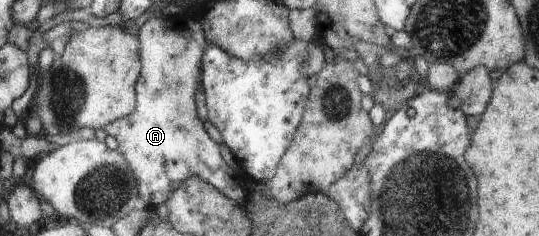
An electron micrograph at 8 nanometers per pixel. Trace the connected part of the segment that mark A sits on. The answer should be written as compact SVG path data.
M154 17L148 19L135 33L140 40L140 63L142 64L141 78L137 83L137 108L131 115L102 129L117 141L118 150L122 152L130 170L136 176L138 194L149 207L155 209L170 198L175 191L172 186L179 187L192 179L199 178L226 198L242 205L243 188L231 186L233 170L225 164L219 146L209 138L209 134L203 128L203 122L195 112L197 82L202 78L202 56L208 46L199 20L185 18L185 22L179 22L173 17L171 19Z

